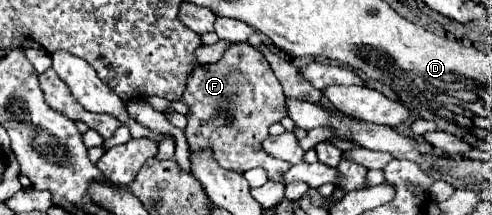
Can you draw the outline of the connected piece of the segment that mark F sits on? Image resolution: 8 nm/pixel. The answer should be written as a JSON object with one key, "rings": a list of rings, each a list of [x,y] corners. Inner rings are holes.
{"rings":[[[248,41],[230,43],[220,61],[198,65],[196,71],[188,75],[186,91],[180,101],[188,107],[184,135],[190,149],[212,151],[220,167],[236,173],[262,167],[268,171],[270,181],[284,183],[284,173],[290,165],[266,155],[262,141],[268,137],[268,127],[288,115],[286,97],[268,61],[254,45]]]}

